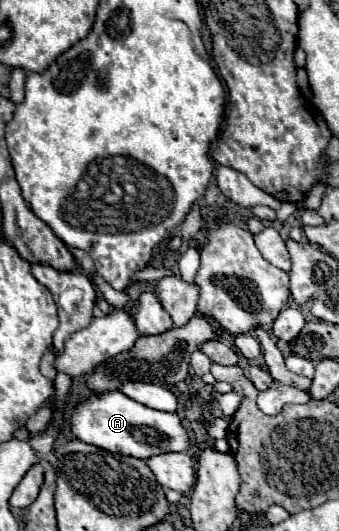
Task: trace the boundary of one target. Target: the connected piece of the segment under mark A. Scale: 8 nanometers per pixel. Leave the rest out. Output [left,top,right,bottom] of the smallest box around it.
[70,391,190,459]

